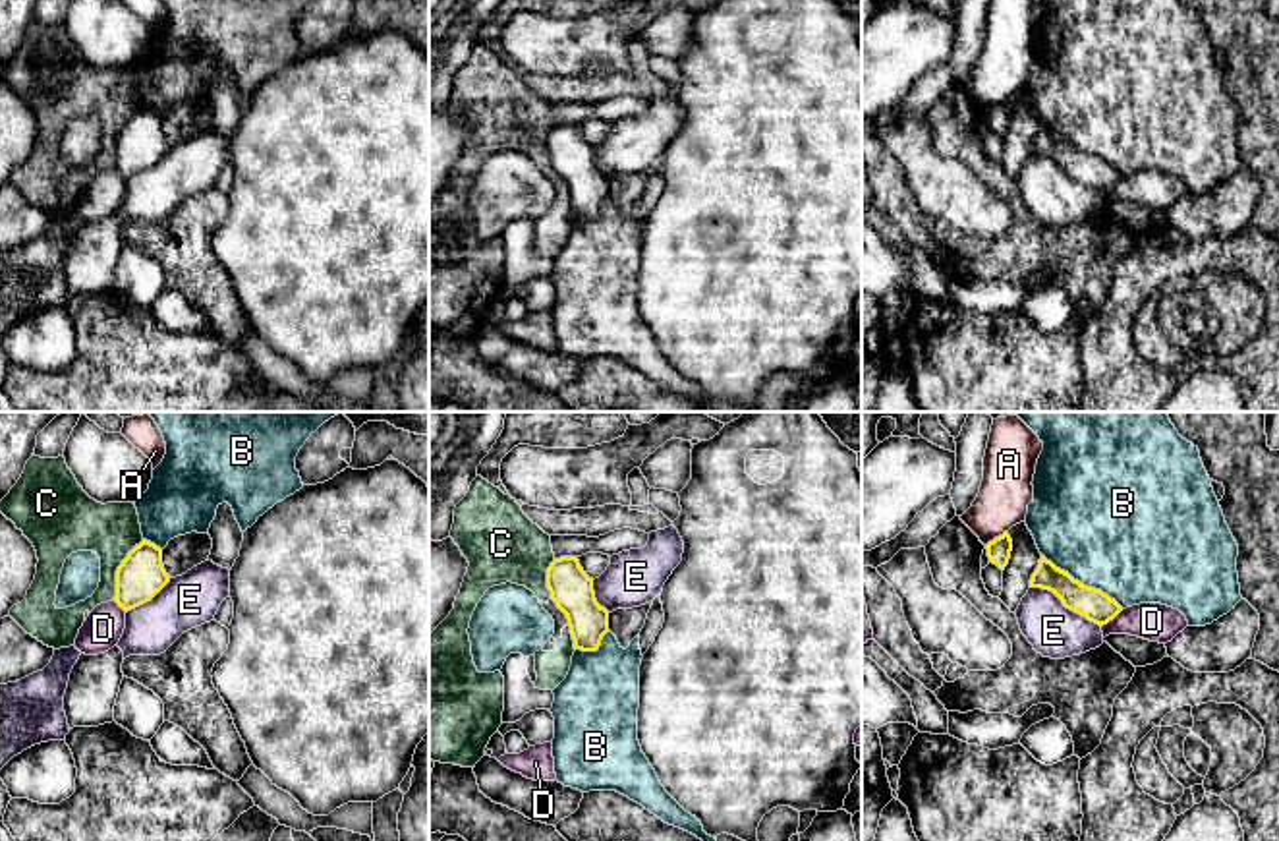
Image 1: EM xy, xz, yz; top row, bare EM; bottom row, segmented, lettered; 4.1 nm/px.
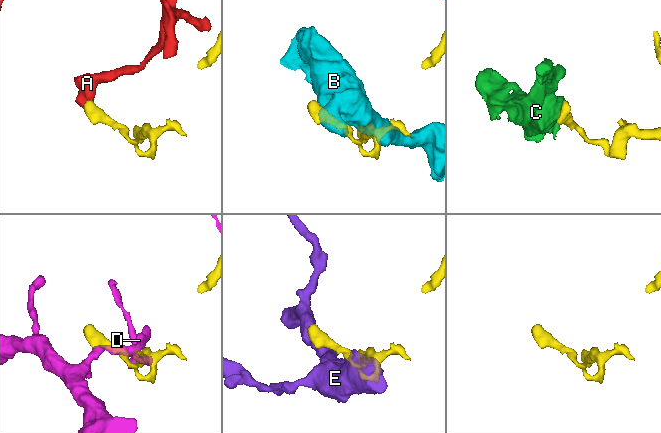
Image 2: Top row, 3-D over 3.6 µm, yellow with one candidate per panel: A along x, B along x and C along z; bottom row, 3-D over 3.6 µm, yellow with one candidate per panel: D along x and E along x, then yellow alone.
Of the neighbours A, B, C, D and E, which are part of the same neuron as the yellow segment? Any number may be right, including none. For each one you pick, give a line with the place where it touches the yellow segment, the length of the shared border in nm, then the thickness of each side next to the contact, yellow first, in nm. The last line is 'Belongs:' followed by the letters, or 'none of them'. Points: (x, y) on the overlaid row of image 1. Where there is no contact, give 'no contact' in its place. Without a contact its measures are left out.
Belongs: none of them

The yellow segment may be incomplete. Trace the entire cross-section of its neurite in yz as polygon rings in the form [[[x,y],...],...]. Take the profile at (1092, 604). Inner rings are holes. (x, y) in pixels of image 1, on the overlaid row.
[[[1043,555],[1036,572],[1032,574],[1030,588],[1053,592],[1066,609],[1086,617],[1099,626],[1107,624],[1123,611],[1123,607],[1107,594],[1080,584],[1068,572],[1057,568]]]

